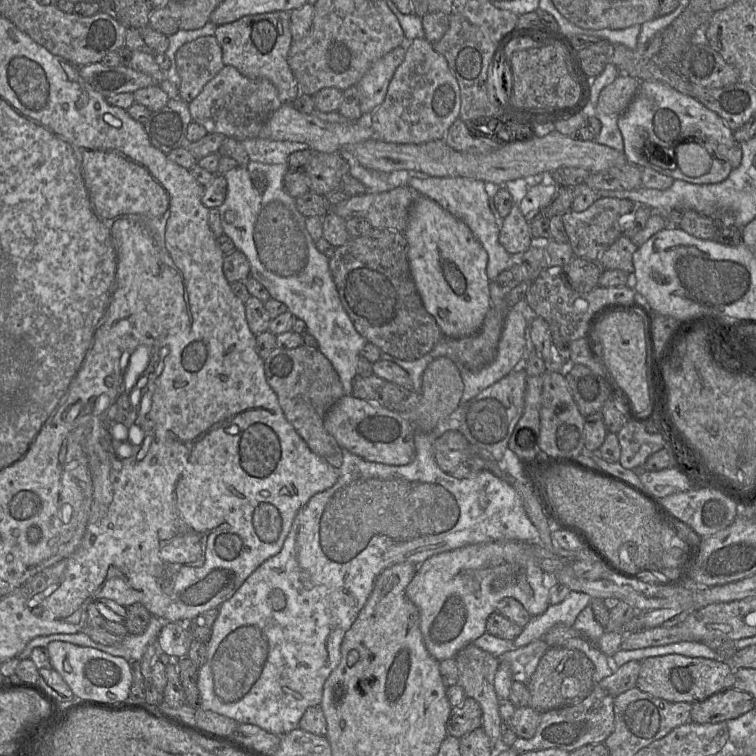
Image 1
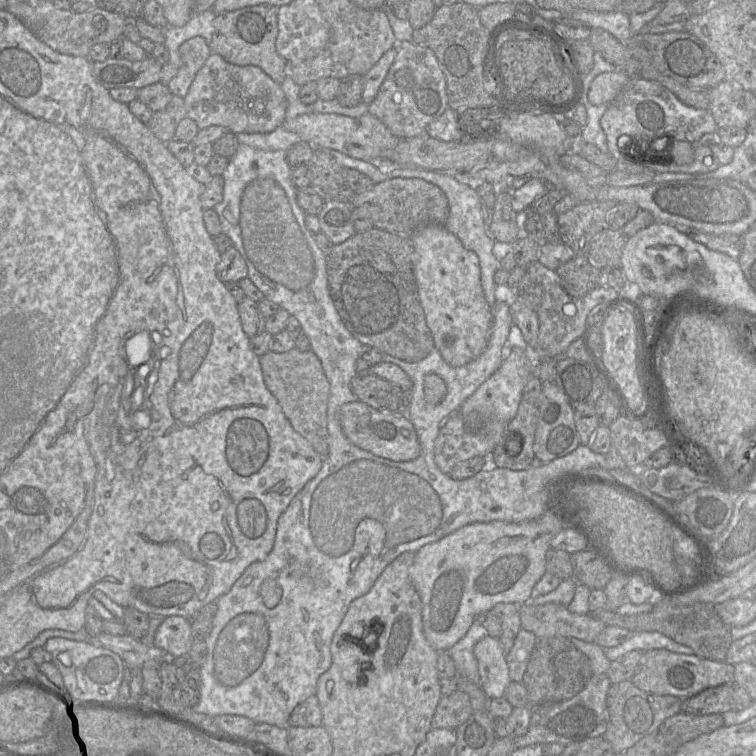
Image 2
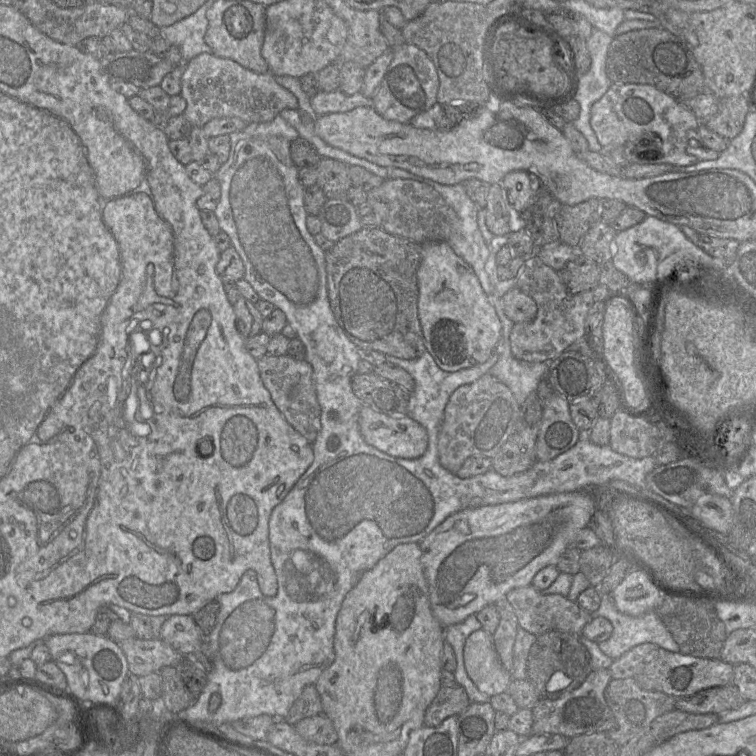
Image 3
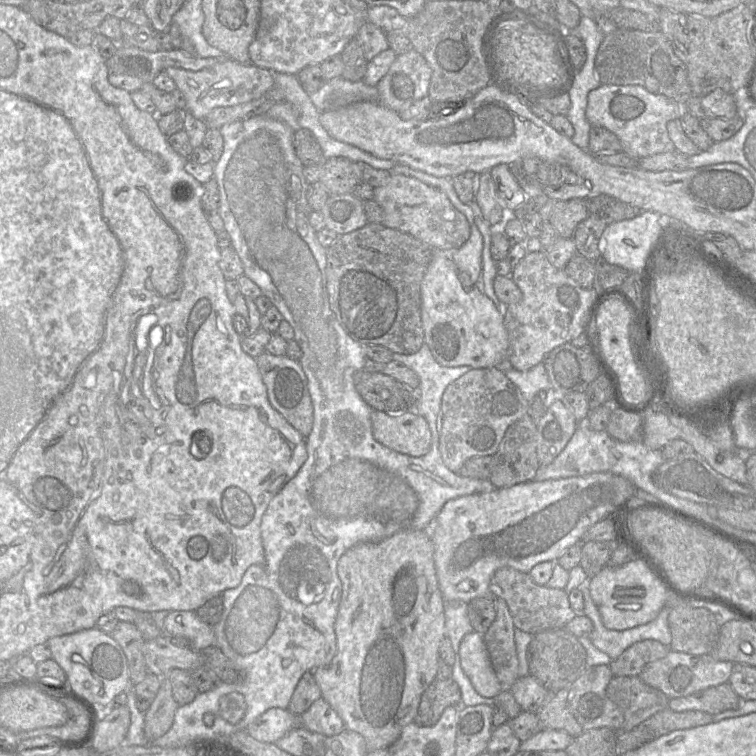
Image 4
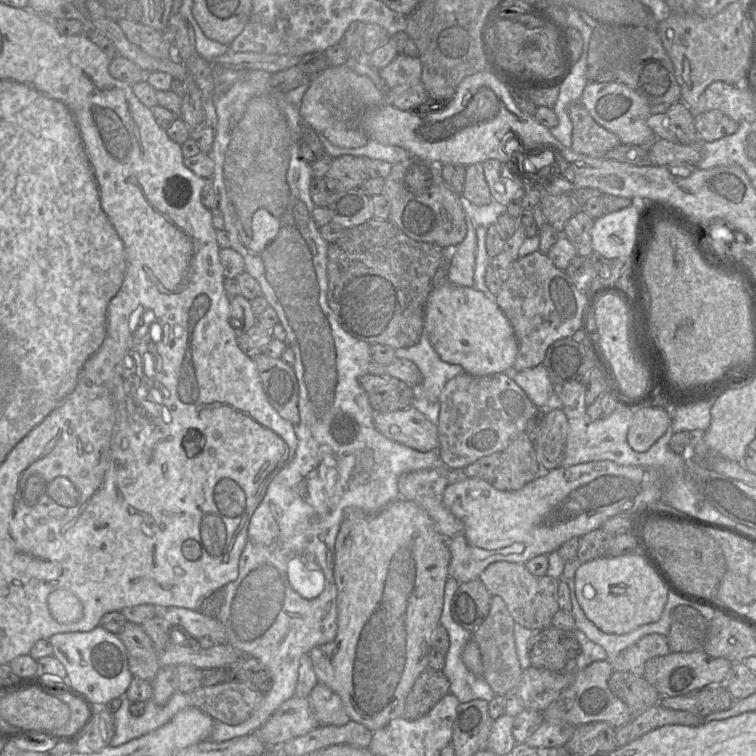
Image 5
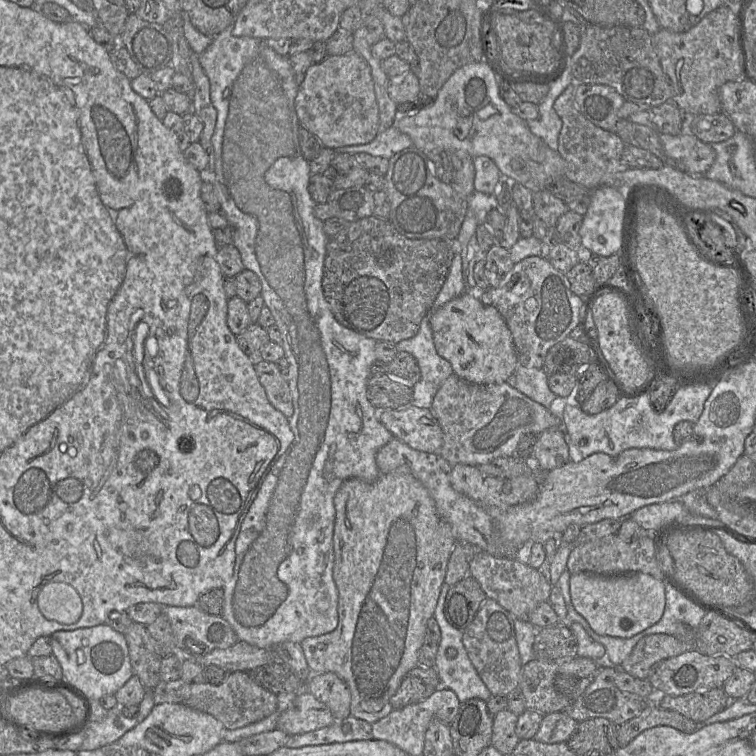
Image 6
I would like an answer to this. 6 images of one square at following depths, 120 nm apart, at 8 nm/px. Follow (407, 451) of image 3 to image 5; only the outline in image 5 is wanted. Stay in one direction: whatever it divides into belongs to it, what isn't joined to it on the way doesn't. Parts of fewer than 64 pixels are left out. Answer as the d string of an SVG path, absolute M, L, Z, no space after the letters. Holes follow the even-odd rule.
M414 406L392 412L374 411L374 424L387 438L420 452L439 447L437 425Z

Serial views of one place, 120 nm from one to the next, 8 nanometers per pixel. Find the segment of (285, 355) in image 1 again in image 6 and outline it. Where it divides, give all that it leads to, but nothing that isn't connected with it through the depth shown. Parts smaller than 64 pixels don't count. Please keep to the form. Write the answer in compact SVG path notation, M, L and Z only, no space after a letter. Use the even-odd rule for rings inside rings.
M259 361L255 365L256 375L263 386L269 402L287 419L293 415L293 403L289 384L273 362Z

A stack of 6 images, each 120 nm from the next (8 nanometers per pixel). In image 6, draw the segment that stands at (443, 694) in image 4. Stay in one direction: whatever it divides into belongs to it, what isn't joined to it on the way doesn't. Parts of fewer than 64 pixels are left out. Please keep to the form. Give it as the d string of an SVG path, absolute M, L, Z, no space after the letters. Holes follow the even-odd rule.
M416 666L403 677L390 704L393 709L401 709L427 699L439 687L440 680L434 667Z

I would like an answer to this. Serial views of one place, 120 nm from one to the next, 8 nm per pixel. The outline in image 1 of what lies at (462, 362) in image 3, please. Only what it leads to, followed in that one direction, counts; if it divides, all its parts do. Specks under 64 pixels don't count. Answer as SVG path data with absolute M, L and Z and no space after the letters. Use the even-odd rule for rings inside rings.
M417 195L416 201L410 208L407 224L403 233L408 242L408 260L410 263L410 271L413 280L421 296L426 311L435 319L436 323L438 324L439 328L442 331L442 334L450 339L458 339L458 338L471 336L476 332L478 332L485 320L488 311L491 308L490 280L488 279L487 271L486 271L488 264L488 253L480 244L480 242L474 237L469 227L463 221L457 219L448 211L446 211L444 208L442 208L434 200L424 195Z

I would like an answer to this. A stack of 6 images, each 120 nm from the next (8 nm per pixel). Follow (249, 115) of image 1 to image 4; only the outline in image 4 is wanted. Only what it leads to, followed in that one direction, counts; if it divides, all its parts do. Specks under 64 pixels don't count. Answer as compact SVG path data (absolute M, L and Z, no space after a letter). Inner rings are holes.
M225 59L216 65L200 71L169 67L163 72L173 79L186 100L186 112L195 118L205 120L208 114L219 107L236 106L262 97L275 86L274 74L251 63L241 64Z

